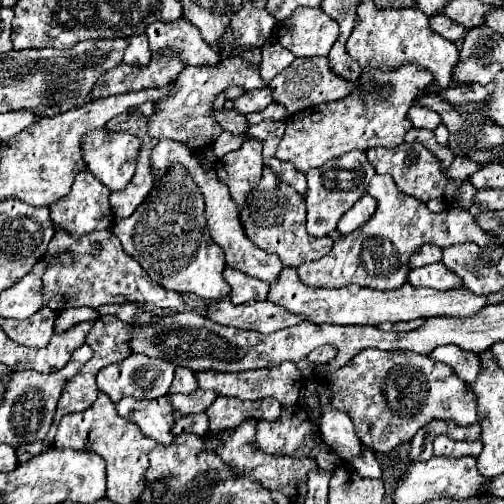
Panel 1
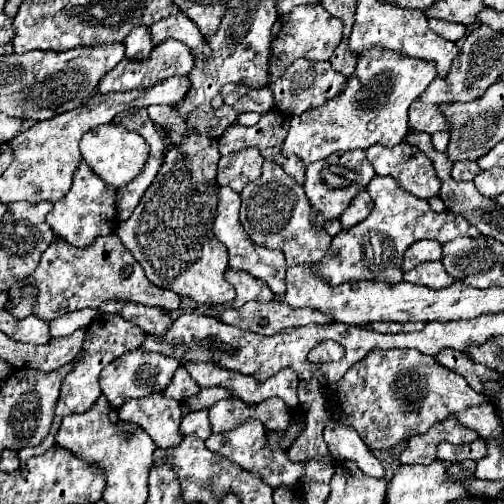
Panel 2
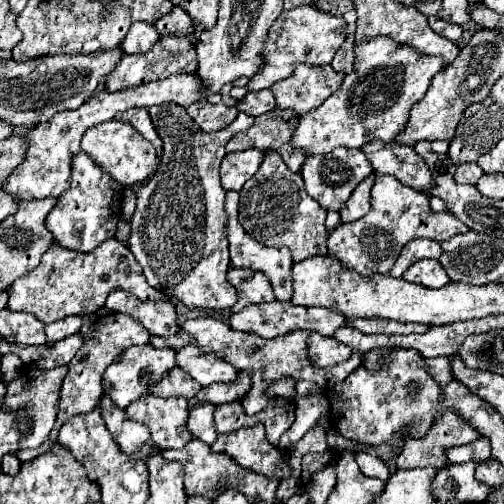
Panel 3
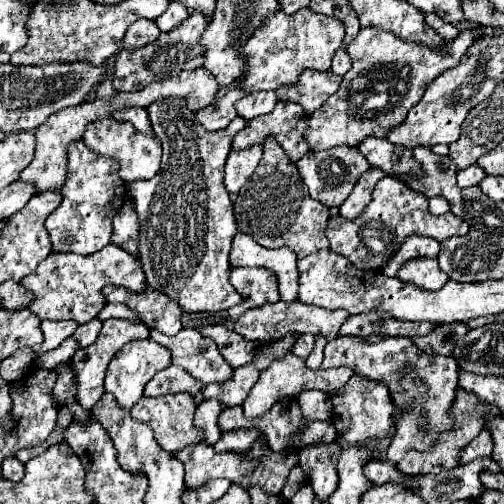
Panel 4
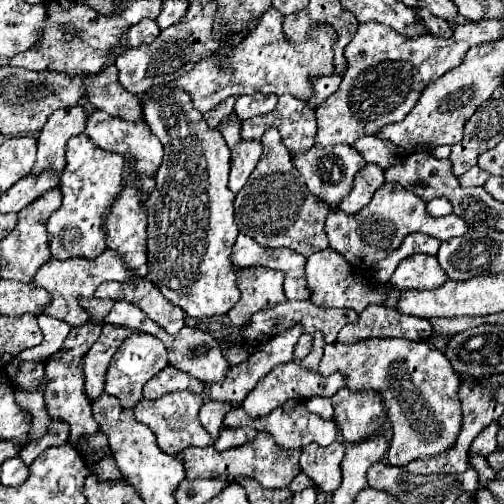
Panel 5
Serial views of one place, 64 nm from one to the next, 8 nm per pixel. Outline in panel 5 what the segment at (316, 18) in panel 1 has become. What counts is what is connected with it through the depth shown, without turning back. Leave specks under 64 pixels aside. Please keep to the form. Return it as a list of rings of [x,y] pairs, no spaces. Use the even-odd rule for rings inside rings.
[[[270,8],[264,12],[260,24],[256,30],[252,30],[252,34],[248,34],[248,38],[244,42],[240,42],[236,48],[230,50],[228,54],[228,62],[226,66],[222,66],[222,58],[216,54],[210,54],[206,60],[200,60],[190,72],[186,72],[184,76],[176,78],[174,82],[170,82],[168,86],[172,88],[184,88],[190,96],[192,102],[196,104],[196,108],[200,112],[208,112],[212,108],[216,108],[216,104],[220,104],[222,100],[230,98],[230,96],[244,96],[244,94],[292,94],[294,98],[308,102],[314,96],[314,88],[310,84],[310,78],[320,78],[320,76],[332,76],[336,74],[336,64],[334,64],[334,50],[332,44],[336,40],[336,34],[332,32],[332,28],[322,26],[322,28],[314,28],[312,36],[302,42],[302,44],[290,44],[286,40],[286,36],[282,34],[282,14],[276,8]]]

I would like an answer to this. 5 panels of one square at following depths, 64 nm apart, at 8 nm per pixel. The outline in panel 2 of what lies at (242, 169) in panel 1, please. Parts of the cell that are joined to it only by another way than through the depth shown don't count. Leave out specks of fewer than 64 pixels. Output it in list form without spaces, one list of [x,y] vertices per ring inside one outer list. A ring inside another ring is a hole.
[[[248,148],[240,152],[232,152],[228,156],[222,156],[218,162],[218,184],[230,186],[236,192],[242,192],[242,188],[256,180],[260,176],[264,158],[260,156],[258,148]]]

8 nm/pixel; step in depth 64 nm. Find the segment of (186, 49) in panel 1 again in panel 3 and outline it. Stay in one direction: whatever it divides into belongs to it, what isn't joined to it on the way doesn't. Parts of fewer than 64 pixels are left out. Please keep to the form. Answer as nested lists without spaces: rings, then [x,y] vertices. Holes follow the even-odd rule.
[[[174,6],[174,10],[168,12],[166,16],[162,16],[160,20],[156,20],[154,26],[158,28],[160,36],[176,34],[176,32],[178,34],[192,34],[192,18],[180,6]]]

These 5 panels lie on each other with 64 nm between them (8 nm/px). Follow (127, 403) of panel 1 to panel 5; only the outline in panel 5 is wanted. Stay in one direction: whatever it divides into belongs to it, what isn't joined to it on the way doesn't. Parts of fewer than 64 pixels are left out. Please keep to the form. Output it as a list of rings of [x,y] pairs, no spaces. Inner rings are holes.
[[[182,390],[182,392],[170,392],[168,396],[162,396],[162,398],[156,398],[156,400],[142,398],[140,404],[136,404],[134,414],[136,414],[138,422],[146,424],[156,434],[156,442],[158,442],[160,450],[164,450],[170,456],[176,456],[188,446],[204,448],[204,446],[214,444],[212,436],[204,430],[204,426],[198,420],[198,412],[200,412],[202,406],[204,406],[202,396],[196,396],[192,392]]]

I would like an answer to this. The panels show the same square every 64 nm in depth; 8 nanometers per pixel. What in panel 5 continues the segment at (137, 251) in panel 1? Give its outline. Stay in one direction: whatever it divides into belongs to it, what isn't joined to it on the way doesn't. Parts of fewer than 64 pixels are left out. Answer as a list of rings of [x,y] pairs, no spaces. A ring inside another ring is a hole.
[[[152,86],[150,100],[142,104],[144,120],[164,146],[164,160],[156,172],[156,188],[146,196],[148,204],[148,278],[174,306],[180,306],[192,318],[210,318],[226,314],[238,300],[236,274],[232,270],[232,246],[238,236],[234,222],[234,194],[228,188],[230,148],[224,136],[210,128],[204,116],[192,106],[188,92],[168,86]]]

